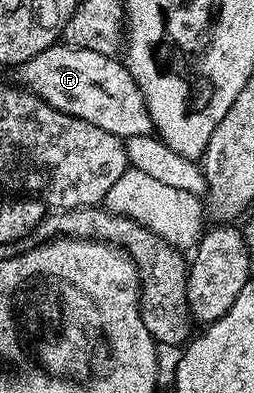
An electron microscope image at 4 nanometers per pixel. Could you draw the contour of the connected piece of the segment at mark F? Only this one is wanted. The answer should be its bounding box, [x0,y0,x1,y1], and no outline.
[16,45,154,141]

